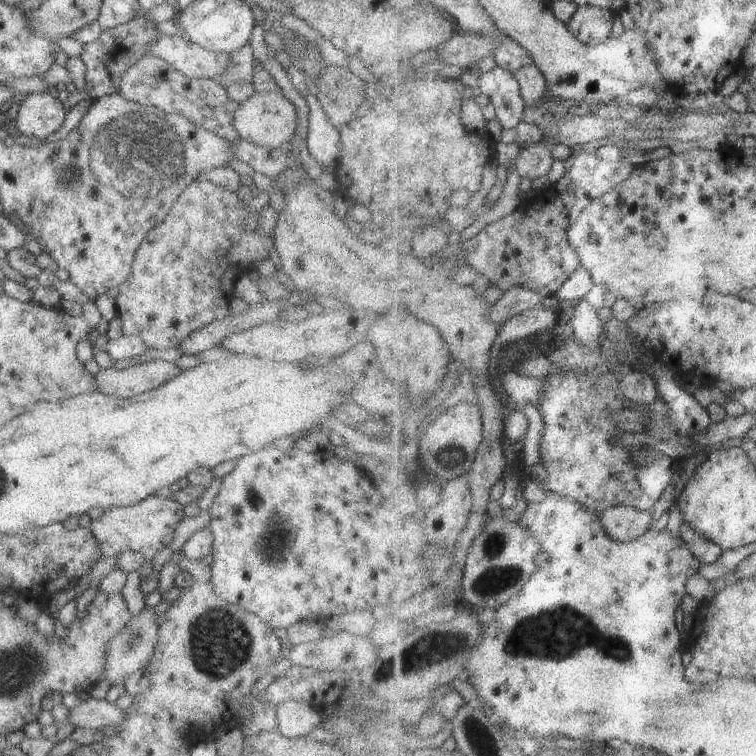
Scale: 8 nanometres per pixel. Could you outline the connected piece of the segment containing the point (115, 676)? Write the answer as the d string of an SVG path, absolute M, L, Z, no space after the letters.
M143 608L139 614L132 616L130 622L122 628L122 632L118 632L112 640L108 642L108 650L106 650L106 662L104 662L104 672L98 683L104 682L110 685L110 688L118 685L125 685L138 670L147 668L153 659L156 650L156 642L158 642L159 623L157 615L153 608Z

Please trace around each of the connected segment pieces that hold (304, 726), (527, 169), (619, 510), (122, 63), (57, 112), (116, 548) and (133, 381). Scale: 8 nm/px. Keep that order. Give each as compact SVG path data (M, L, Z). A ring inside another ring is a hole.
M290 700L276 707L276 716L278 716L277 731L286 738L300 738L309 736L318 724L320 724L319 712L312 710L310 706Z
M545 140L522 147L516 162L519 174L524 178L530 178L537 185L550 174L552 166L552 146Z
M617 506L608 509L606 512L600 514L603 518L603 524L609 535L613 537L614 540L620 540L622 542L632 542L633 540L638 540L642 538L655 524L652 521L652 516L654 514L654 509L642 511L636 509L635 507L627 506Z
M141 9L130 22L114 28L102 29L100 37L83 46L80 58L86 66L84 82L86 82L87 98L99 99L104 95L119 92L120 77L132 67L141 57L150 55L150 46L163 34L158 30L157 24L147 21L146 10Z
M50 93L31 94L19 101L18 115L12 123L20 134L44 140L44 138L48 138L48 136L62 128L66 114L64 105L58 99L52 97Z
M166 494L152 495L138 504L105 511L101 517L92 520L89 529L95 536L103 557L117 556L124 552L139 552L151 561L154 556L168 550L174 530L184 516L183 506L176 500L172 500Z
M152 360L150 362L143 362L138 364L132 363L130 367L125 369L116 369L114 366L110 369L100 369L96 377L96 391L106 396L114 396L114 398L127 399L146 391L162 386L164 382L178 376L181 370L176 366L176 363Z

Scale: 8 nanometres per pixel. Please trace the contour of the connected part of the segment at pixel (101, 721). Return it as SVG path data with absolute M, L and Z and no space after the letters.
M90 698L68 711L66 724L70 723L75 727L93 729L101 729L103 726L118 727L118 724L122 724L126 720L126 711L106 699Z

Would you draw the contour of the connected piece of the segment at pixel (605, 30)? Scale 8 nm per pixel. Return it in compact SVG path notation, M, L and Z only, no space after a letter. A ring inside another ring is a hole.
M580 5L580 9L568 25L582 42L588 45L598 45L613 36L614 20L616 18L612 9Z

